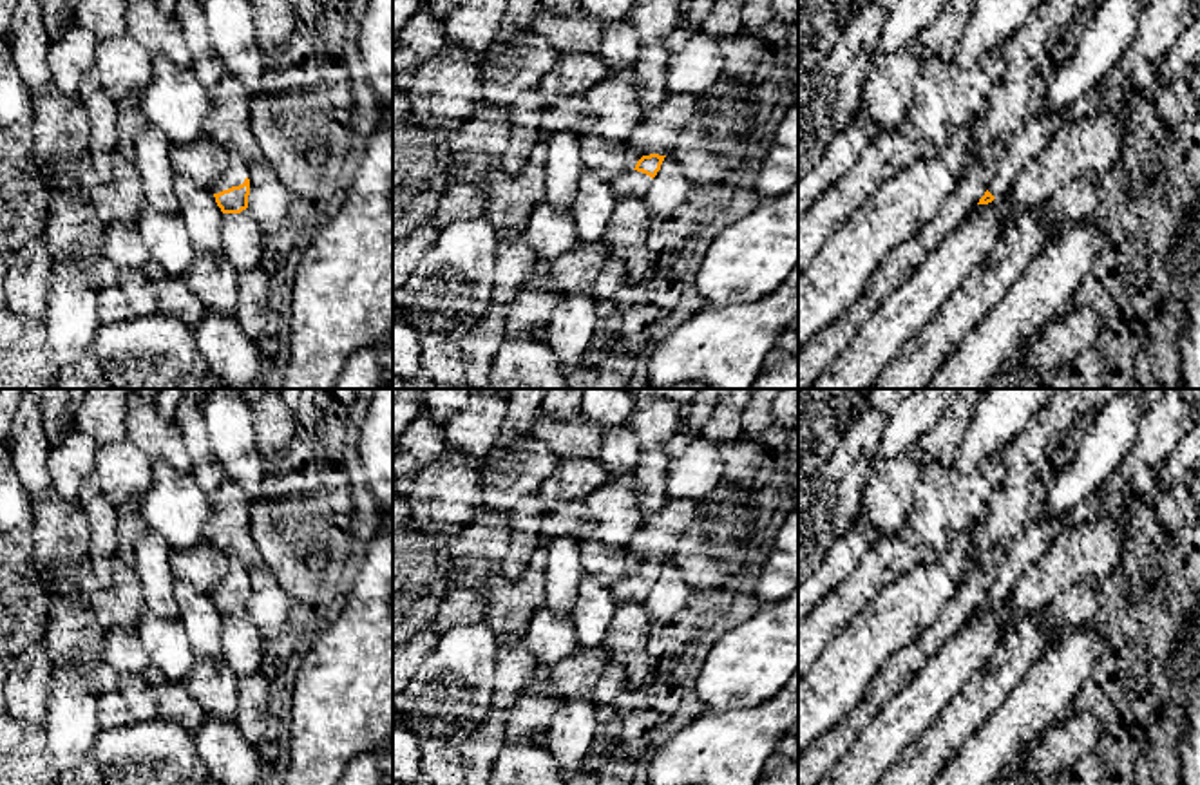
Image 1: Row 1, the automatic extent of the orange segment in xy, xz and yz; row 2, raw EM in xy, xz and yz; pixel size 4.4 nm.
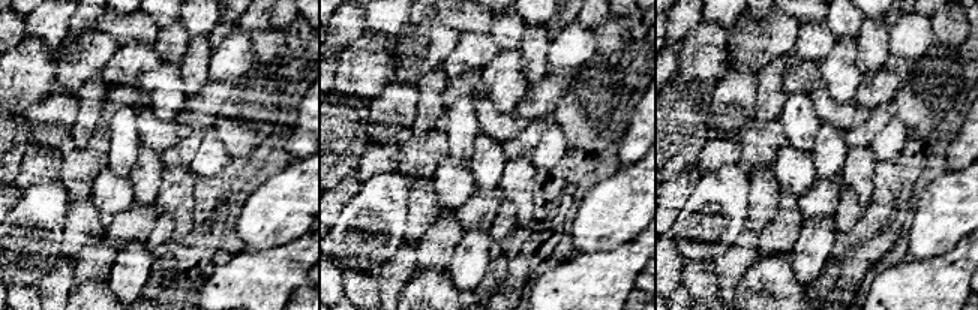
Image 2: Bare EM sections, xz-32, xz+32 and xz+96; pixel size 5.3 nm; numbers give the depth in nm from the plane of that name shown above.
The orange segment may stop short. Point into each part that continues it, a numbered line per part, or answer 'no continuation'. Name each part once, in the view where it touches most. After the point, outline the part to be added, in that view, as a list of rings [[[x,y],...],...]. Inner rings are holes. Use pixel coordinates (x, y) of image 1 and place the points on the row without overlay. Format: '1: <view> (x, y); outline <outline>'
1: xy (236, 576); outline [[[226,559],[226,570],[221,582],[210,590],[212,599],[239,591],[248,582],[248,568],[237,559]]]

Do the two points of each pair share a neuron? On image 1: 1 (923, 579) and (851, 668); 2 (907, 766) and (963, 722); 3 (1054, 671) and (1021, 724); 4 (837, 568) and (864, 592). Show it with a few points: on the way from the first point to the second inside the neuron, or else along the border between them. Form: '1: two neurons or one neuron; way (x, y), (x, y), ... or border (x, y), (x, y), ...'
1: one neuron; way (909, 601), (864, 646)
2: one neuron; way (922, 762), (949, 735)
3: one neuron; way (1052, 684), (1028, 711)
4: two neurons; border (873, 548), (817, 605)

